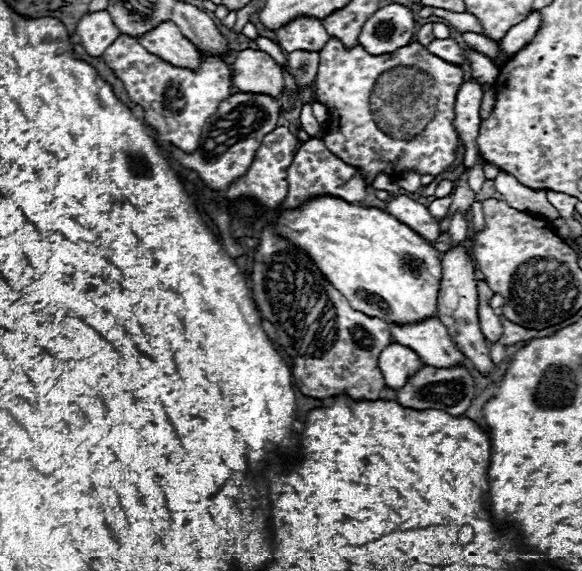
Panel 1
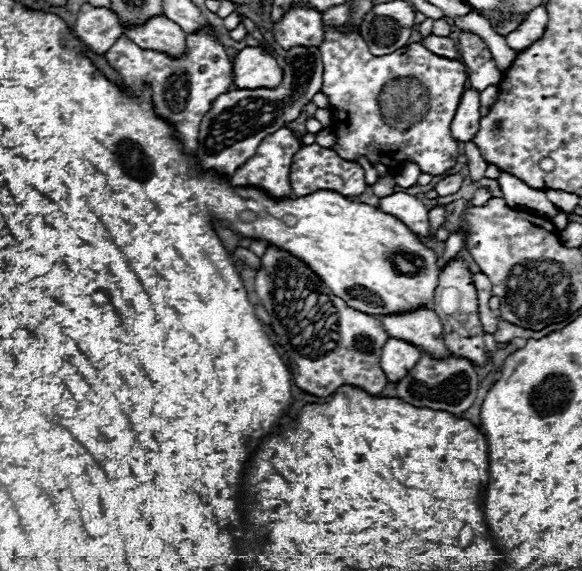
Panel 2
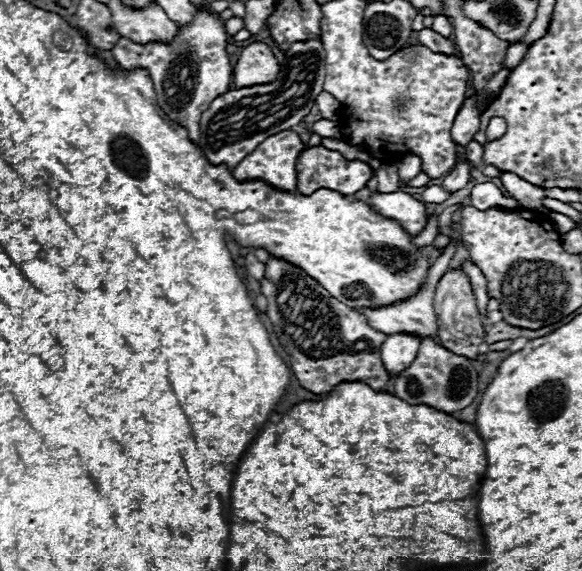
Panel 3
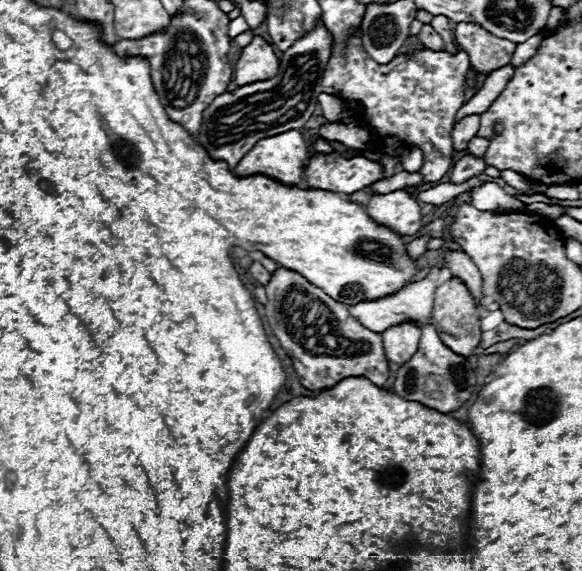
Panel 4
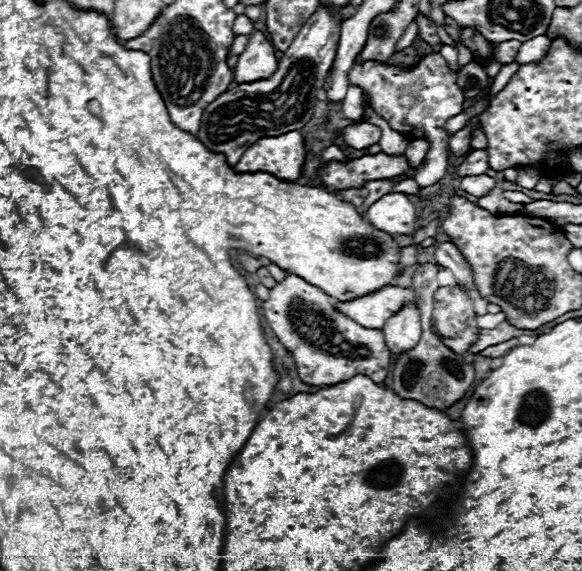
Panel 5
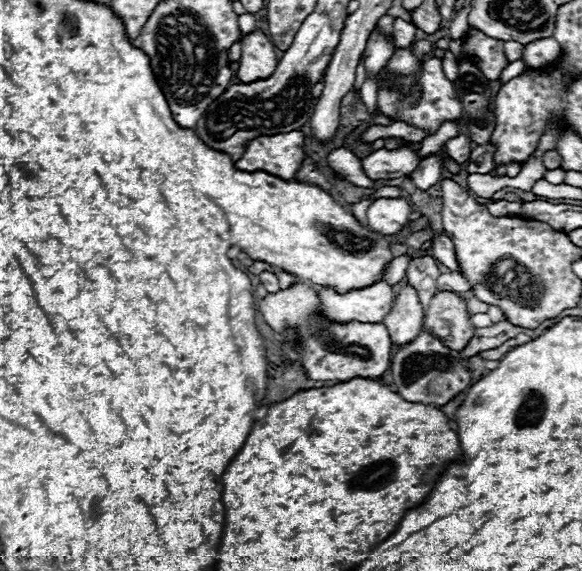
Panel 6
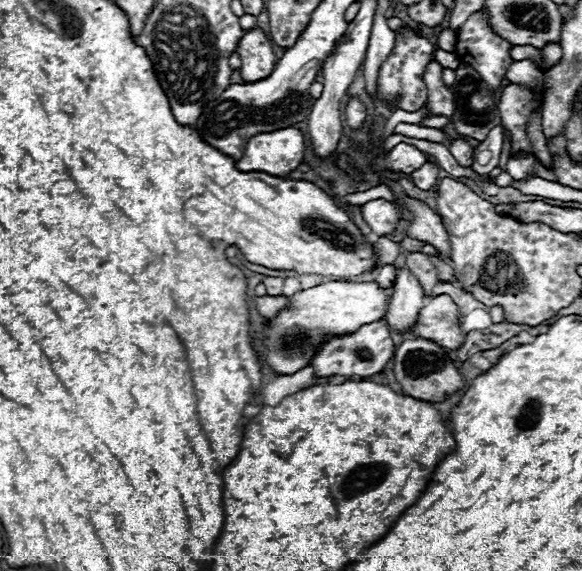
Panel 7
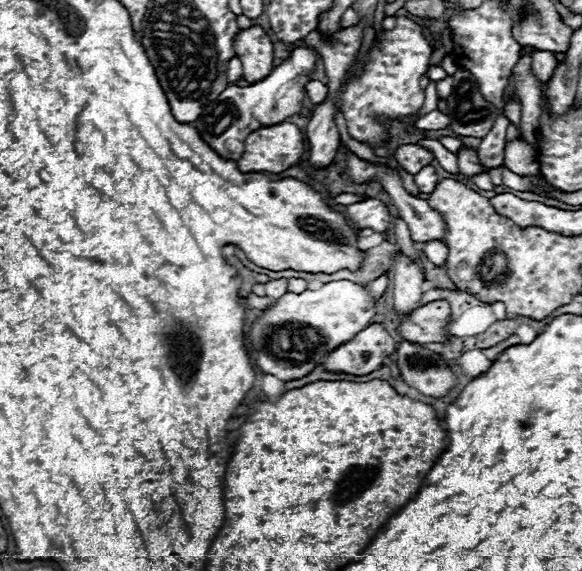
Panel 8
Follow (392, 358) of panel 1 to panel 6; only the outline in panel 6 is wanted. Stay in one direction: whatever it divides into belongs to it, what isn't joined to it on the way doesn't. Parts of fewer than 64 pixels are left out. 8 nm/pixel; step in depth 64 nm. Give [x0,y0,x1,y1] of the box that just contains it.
[384,280,422,346]

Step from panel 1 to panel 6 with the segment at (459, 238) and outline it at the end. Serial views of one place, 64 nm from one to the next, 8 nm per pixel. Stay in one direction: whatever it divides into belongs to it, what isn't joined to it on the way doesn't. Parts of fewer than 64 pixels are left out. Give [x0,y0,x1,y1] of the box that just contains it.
[316,282,394,324]

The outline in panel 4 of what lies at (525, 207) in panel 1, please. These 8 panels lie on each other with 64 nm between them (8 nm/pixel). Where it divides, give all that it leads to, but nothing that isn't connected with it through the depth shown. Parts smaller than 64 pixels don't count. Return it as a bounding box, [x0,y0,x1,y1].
[500,170,536,194]

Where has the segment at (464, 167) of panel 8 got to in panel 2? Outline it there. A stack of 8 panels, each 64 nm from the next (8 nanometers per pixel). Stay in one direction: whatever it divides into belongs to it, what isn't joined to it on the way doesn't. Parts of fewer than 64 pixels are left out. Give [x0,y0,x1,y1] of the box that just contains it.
[452,88,480,142]

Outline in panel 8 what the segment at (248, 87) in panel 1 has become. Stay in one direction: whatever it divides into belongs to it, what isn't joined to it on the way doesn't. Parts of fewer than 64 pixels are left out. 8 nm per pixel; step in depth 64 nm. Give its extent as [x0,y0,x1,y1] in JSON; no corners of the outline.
[234,26,274,82]

